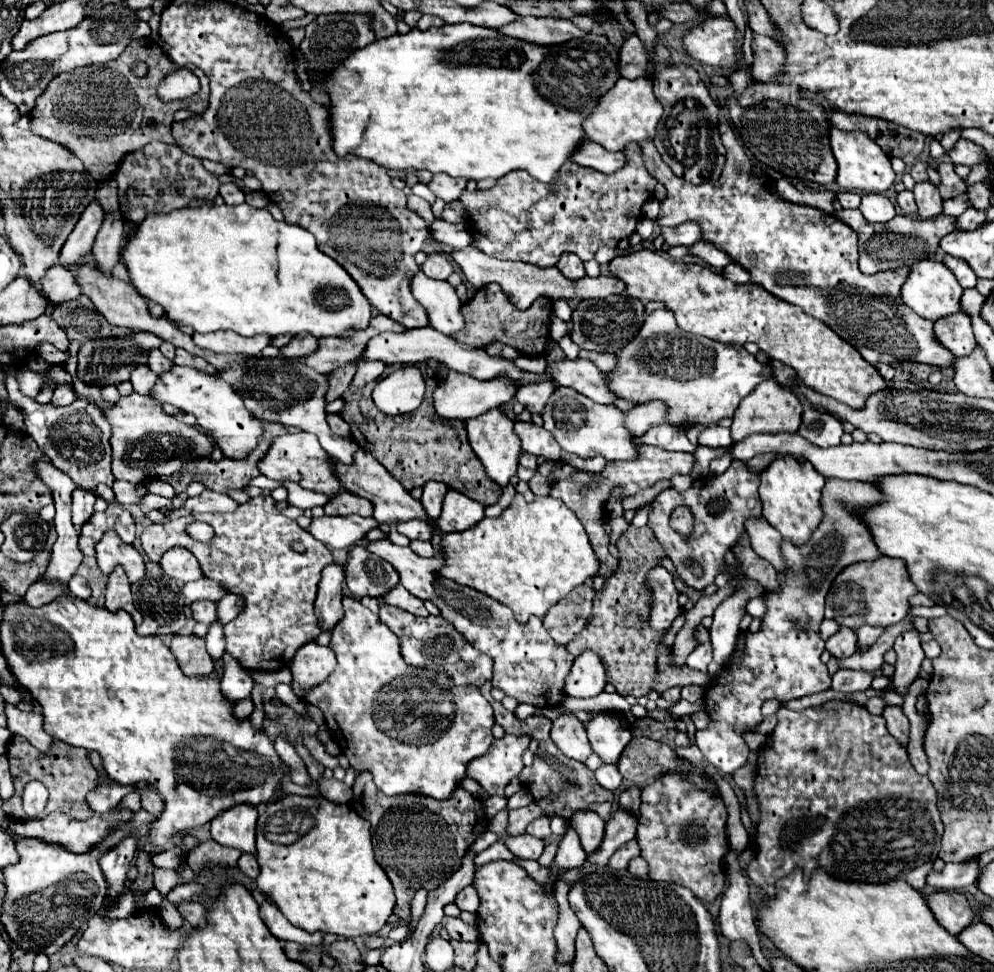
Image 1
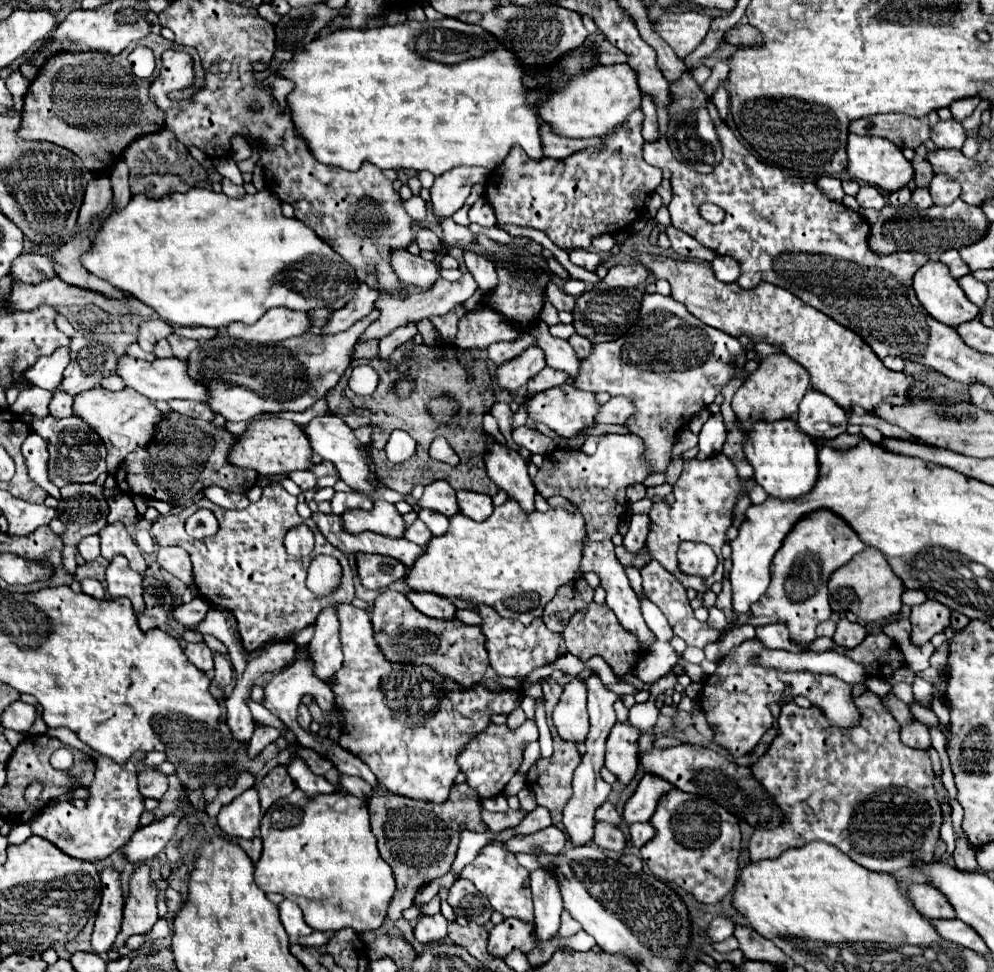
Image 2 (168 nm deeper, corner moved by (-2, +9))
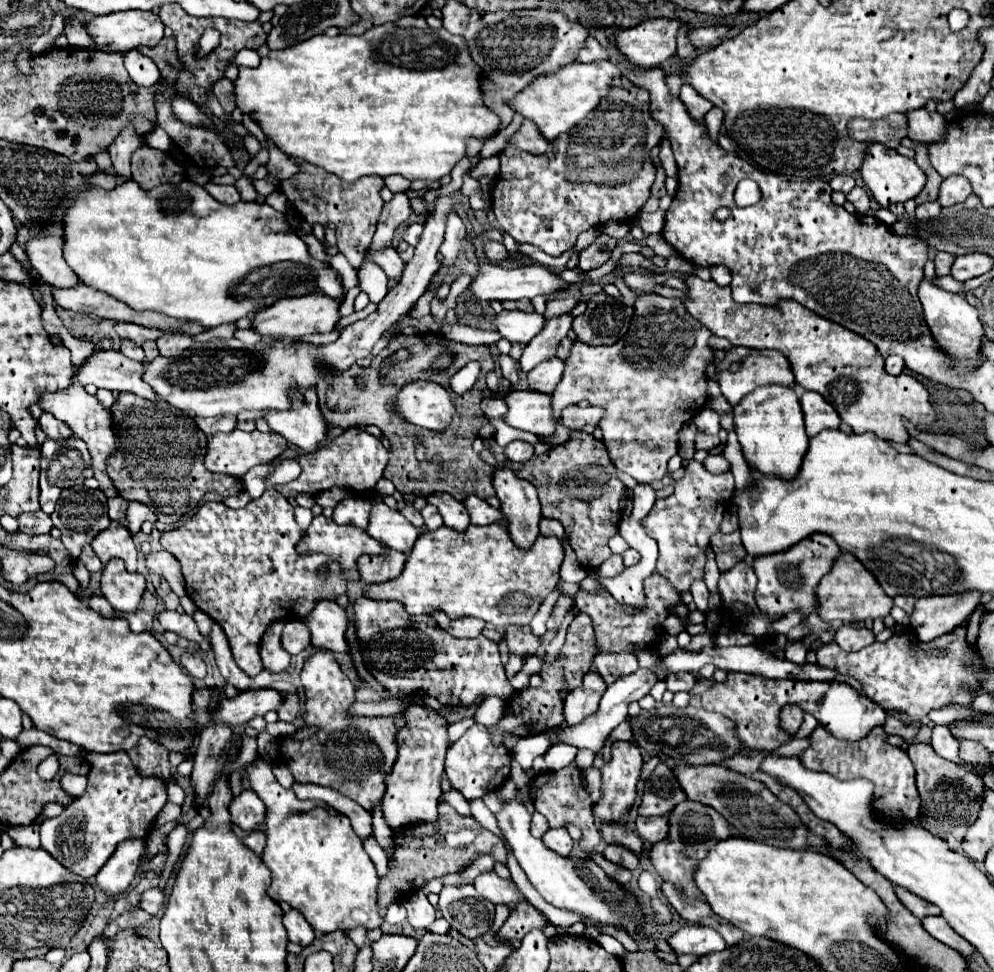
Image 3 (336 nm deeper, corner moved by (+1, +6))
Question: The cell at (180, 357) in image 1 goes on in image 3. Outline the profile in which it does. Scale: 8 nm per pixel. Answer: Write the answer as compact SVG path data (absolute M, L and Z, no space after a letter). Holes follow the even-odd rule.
M164 335L164 337L160 337L158 341L158 351L160 351L160 355L164 355L164 357L178 357L178 355L182 355L182 351L186 351L194 341L192 341L192 337L186 337L186 335Z

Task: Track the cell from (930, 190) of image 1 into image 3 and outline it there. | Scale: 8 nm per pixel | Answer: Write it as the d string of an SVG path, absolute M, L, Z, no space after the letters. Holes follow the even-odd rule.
M952 175L952 177L942 181L938 203L942 207L950 207L950 205L962 203L970 193L972 193L970 181L966 177L962 177L962 175Z

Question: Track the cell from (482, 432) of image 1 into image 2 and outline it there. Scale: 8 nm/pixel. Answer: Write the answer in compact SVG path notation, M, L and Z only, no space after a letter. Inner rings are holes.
M497 440L489 444L489 452L485 454L487 476L507 492L509 498L519 502L525 514L535 512L535 486L527 474L525 460L509 450L507 446L499 444Z

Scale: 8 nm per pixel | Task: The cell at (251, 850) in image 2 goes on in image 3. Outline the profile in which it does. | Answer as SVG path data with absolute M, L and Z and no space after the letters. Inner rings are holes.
M252 832L243 839L243 843L260 856L266 847L266 835L264 832Z

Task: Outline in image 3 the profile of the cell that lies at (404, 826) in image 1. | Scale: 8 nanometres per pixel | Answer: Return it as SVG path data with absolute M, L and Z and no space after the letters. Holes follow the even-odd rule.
M440 803L438 811L440 811L440 817L436 823L416 823L412 827L404 827L402 831L394 831L394 849L392 849L392 859L388 861L388 873L386 873L386 877L380 879L380 885L378 885L380 909L388 909L388 905L392 905L392 903L404 901L406 895L412 895L426 881L430 881L434 877L444 877L444 875L456 873L462 865L472 861L476 855L492 853L492 855L496 855L496 861L506 863L506 847L500 837L486 831L476 819L458 815L448 803ZM456 829L460 829L462 839L464 839L464 835L466 837L472 835L472 837L464 839L460 845L448 843L444 839L444 833L456 833Z

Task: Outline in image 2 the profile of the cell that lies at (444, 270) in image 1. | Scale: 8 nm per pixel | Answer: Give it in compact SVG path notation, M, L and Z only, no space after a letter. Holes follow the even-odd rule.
M423 228L423 230L419 230L419 232L415 234L415 242L417 242L417 246L419 246L421 250L441 250L437 234L431 232L431 230L427 230L427 228Z

